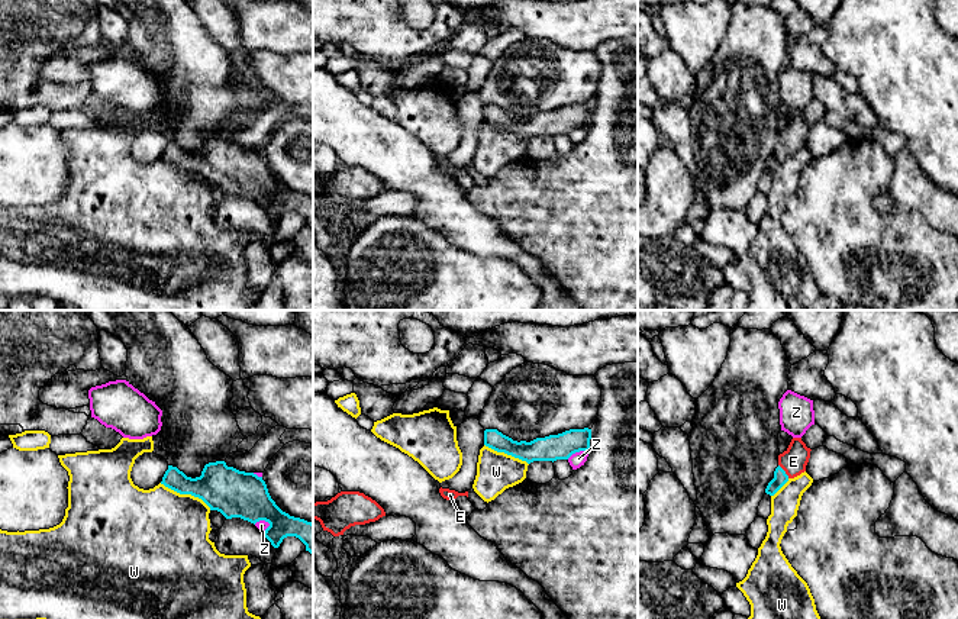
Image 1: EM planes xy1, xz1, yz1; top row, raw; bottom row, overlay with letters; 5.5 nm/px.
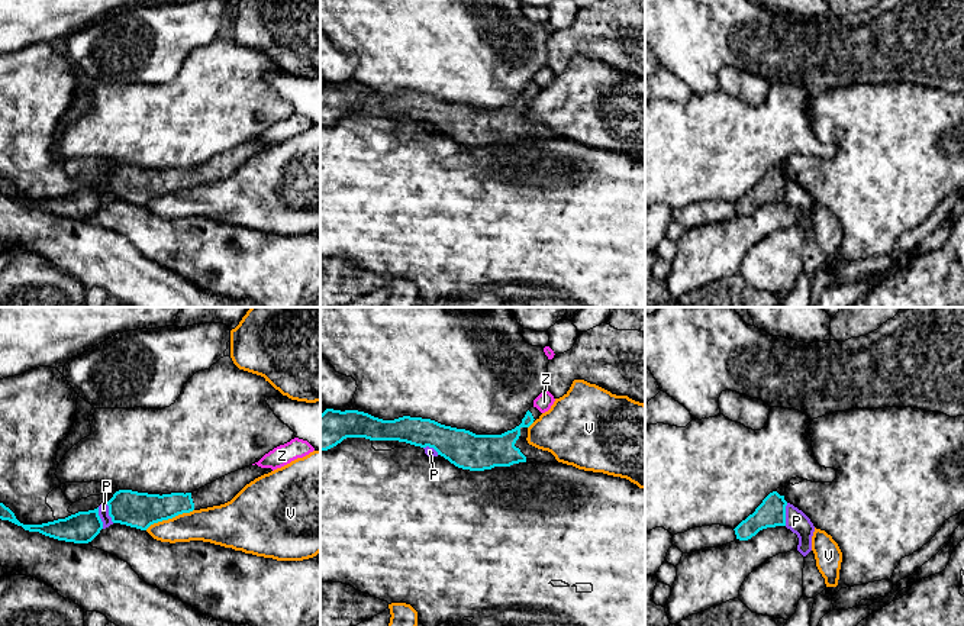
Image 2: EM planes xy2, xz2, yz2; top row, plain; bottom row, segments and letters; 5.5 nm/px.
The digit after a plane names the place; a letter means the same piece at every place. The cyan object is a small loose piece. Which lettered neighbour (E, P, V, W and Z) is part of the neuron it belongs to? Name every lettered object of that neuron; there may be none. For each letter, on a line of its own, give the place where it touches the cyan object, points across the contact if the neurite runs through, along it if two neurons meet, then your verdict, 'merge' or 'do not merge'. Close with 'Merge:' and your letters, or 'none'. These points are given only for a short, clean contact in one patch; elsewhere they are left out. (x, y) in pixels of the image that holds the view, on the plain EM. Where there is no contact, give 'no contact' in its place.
E: meets cyan in yz1 at (784, 147); runs through yz1 (780, 152), (784, 147), (793, 136); merge
P: meets cyan in yz2 at (784, 190); border along yz2 (787, 178), (784, 200); do not merge
V: meets cyan in xy2 at (168, 193); do not merge
W: meets cyan in xy1 at (186, 168); do not merge
Z: meets cyan in xz1 at (577, 126); do not merge
Merge: E

